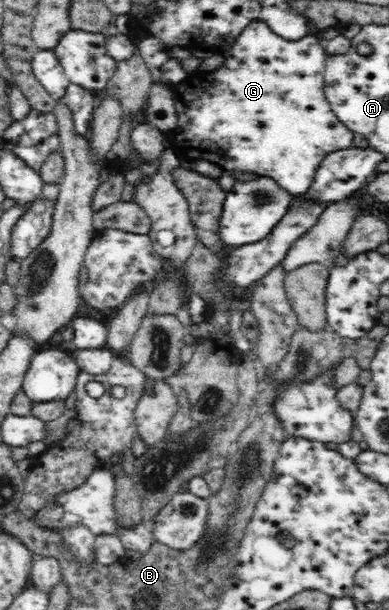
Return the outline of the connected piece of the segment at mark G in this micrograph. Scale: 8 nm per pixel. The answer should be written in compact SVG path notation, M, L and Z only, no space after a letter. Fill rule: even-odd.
M251 22L251 25L236 38L236 43L230 49L222 52L224 56L224 66L215 69L214 72L198 72L187 76L183 81L174 83L171 91L173 92L174 106L178 113L178 127L176 129L164 132L165 138L170 138L172 152L178 159L180 157L189 161L210 161L219 166L225 173L237 171L256 172L259 176L273 179L280 187L283 187L290 195L299 196L306 191L313 182L316 168L320 165L321 159L326 154L334 151L344 150L345 148L354 147L354 134L344 126L336 115L333 113L327 97L325 96L325 71L327 64L327 55L324 50L324 44L315 36L307 35L306 38L299 39L298 42L288 42L279 35L276 35L264 22Z

